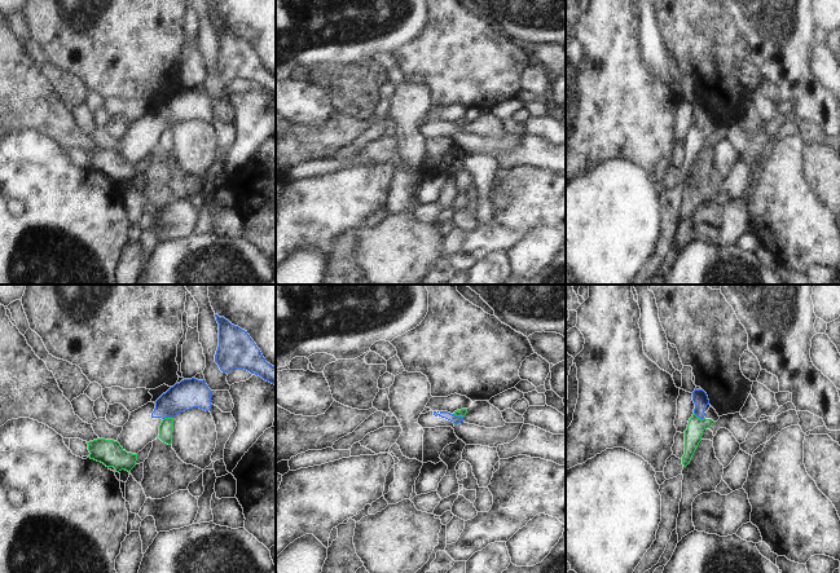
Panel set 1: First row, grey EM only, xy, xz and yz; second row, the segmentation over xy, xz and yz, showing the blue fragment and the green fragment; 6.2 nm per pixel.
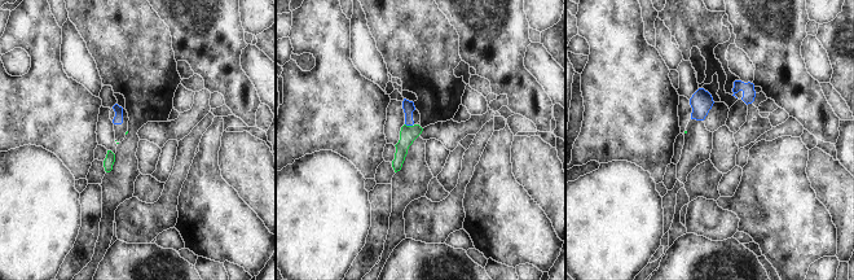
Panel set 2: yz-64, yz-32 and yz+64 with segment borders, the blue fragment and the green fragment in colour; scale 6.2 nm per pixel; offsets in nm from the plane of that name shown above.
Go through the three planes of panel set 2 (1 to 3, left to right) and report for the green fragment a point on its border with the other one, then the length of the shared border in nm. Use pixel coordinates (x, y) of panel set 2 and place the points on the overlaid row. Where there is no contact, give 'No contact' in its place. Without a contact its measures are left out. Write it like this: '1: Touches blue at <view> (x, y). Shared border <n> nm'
1: No contact
2: Touches blue at yz-32 (409, 125). Shared border 50 nm
3: No contact

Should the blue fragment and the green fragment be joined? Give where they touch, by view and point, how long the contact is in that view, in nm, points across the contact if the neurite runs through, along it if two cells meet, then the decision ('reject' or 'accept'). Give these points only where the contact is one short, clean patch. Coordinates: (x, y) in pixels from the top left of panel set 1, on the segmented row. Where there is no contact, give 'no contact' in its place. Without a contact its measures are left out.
contact yz (699, 417); length 80 nm; border yz (694, 413), (704, 418); reject

